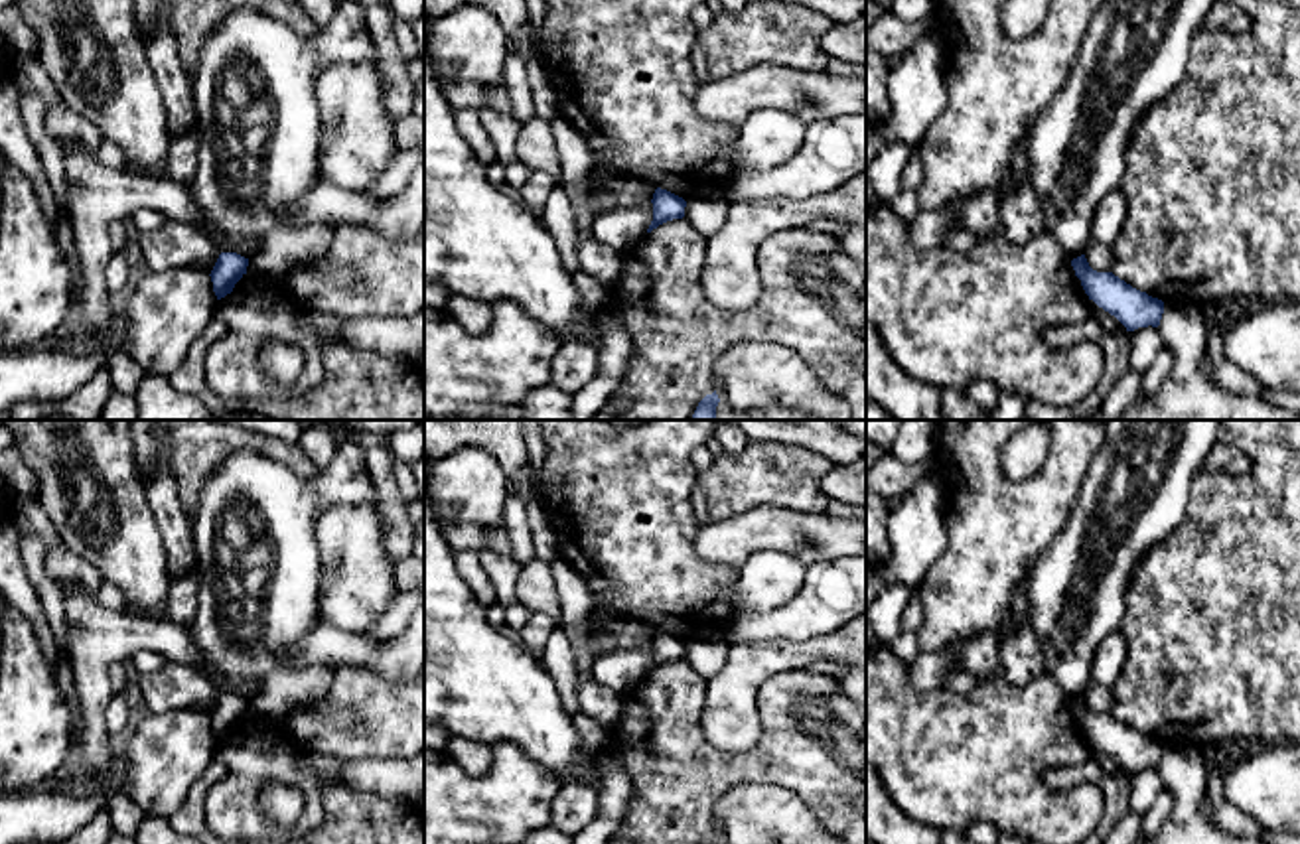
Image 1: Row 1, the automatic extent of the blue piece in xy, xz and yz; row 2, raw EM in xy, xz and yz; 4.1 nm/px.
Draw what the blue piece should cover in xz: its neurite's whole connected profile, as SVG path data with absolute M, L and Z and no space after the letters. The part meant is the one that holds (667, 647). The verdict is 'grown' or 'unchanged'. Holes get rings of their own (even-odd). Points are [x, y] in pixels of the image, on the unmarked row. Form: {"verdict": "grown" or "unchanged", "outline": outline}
{"verdict": "unchanged", "outline": "M657 629L651 645L653 645L653 663L647 674L651 674L653 670L657 670L667 663L685 659L686 643L667 631Z"}

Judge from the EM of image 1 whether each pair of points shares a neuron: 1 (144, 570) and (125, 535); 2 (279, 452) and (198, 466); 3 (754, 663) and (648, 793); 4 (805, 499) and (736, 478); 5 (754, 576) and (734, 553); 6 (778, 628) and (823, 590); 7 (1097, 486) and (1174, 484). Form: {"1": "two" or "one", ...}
{"1": "one", "2": "one", "3": "two", "4": "one", "5": "two", "6": "one", "7": "one"}

